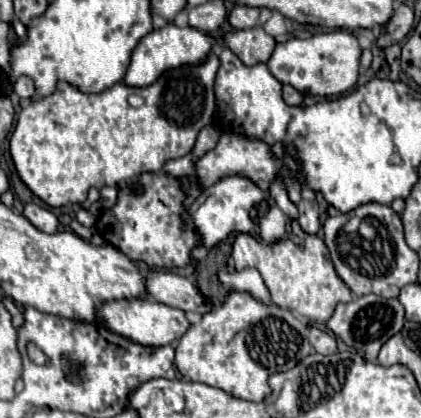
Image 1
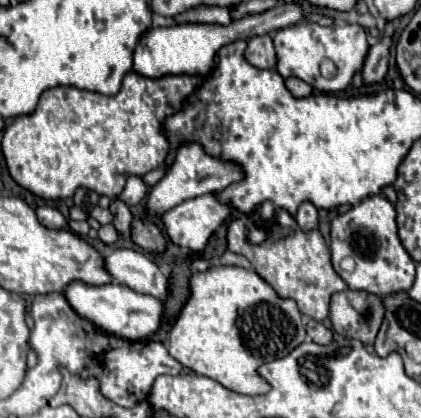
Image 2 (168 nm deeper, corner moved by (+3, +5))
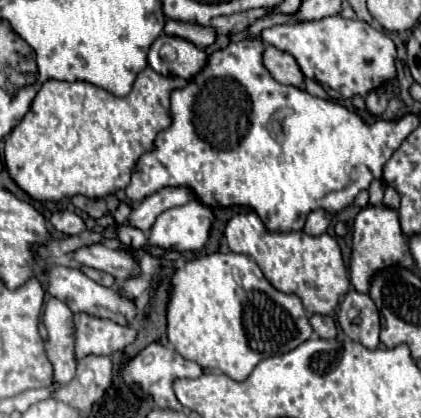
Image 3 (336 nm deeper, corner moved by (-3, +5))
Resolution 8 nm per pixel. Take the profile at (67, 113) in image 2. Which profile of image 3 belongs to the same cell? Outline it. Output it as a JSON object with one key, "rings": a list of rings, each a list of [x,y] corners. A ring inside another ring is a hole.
{"rings":[[[153,68],[139,72],[133,90],[117,98],[89,82],[59,82],[47,80],[37,92],[31,110],[25,114],[21,124],[5,140],[5,166],[9,176],[25,190],[33,200],[61,200],[77,194],[87,198],[105,198],[117,190],[125,190],[131,182],[131,174],[139,156],[155,148],[155,136],[167,128],[169,118],[169,96],[173,90],[187,86],[183,78],[165,78]]]}

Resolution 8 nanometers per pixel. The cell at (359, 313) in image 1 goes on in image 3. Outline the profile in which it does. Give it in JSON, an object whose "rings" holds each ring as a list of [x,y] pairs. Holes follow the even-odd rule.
{"rings":[[[351,288],[339,304],[337,320],[351,340],[361,342],[367,348],[375,348],[379,344],[381,316],[369,294],[361,294]]]}

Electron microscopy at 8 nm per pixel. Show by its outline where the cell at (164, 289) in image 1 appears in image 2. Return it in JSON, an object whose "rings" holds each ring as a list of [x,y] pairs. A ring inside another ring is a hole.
{"rings":[[[117,248],[115,252],[103,256],[103,266],[111,274],[111,278],[117,280],[119,284],[129,286],[139,294],[151,294],[157,300],[165,300],[169,282],[159,272],[157,264],[151,262],[141,252]]]}

